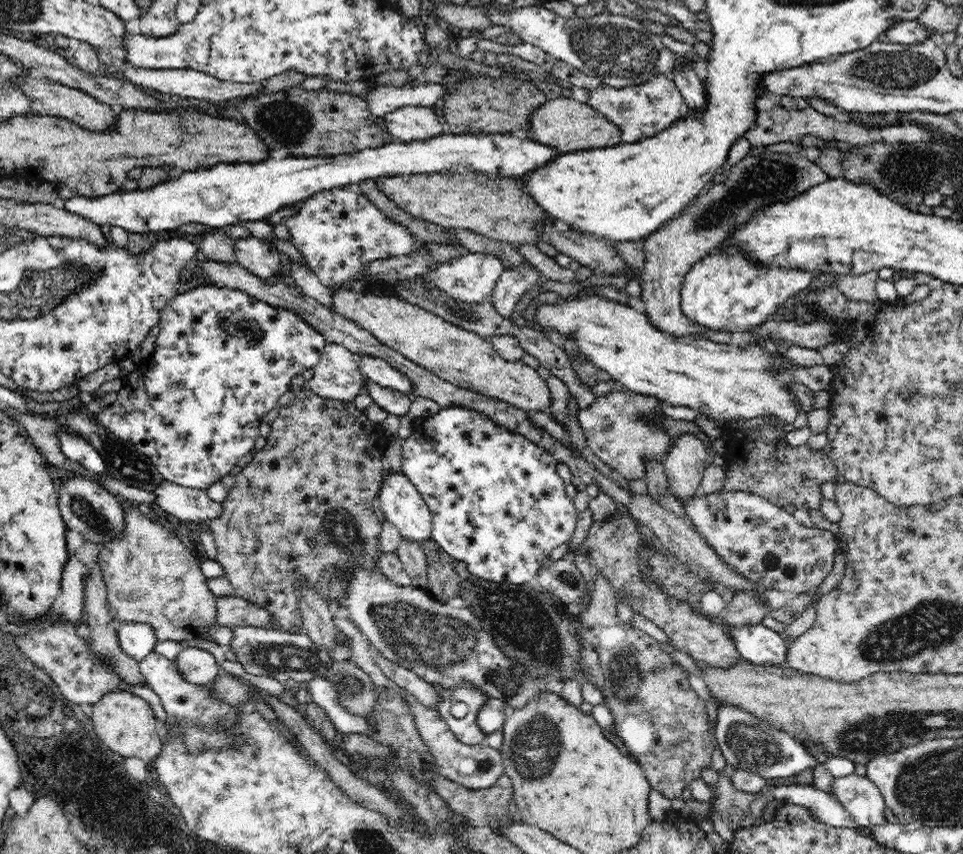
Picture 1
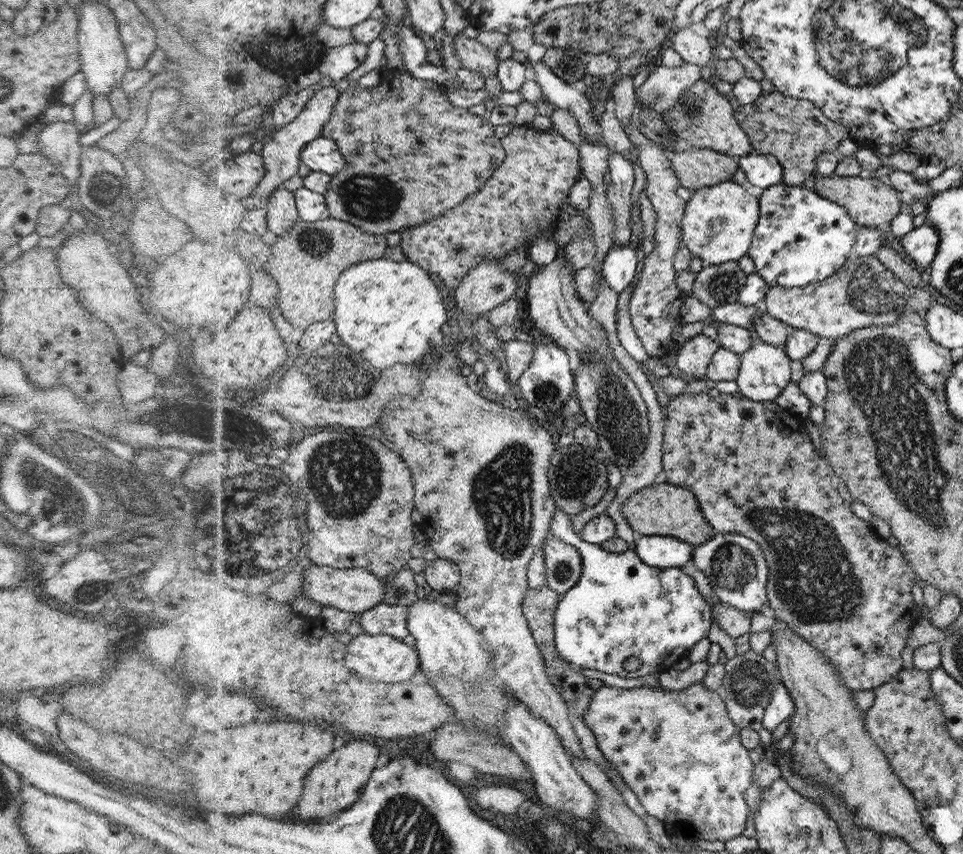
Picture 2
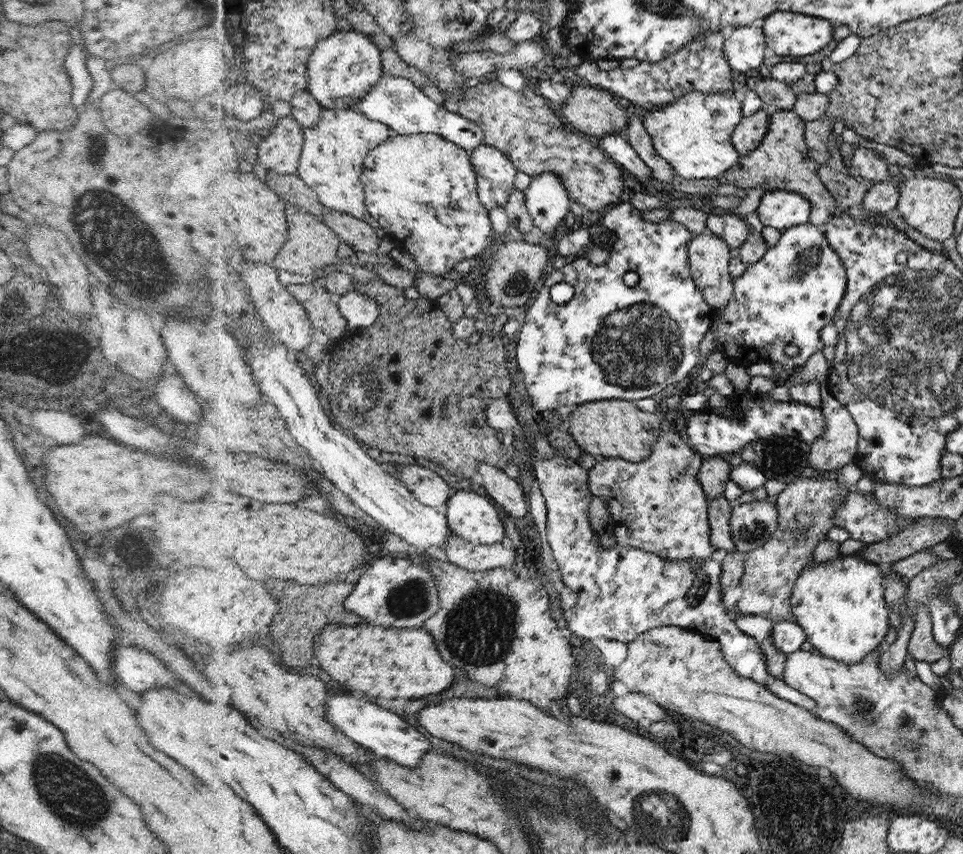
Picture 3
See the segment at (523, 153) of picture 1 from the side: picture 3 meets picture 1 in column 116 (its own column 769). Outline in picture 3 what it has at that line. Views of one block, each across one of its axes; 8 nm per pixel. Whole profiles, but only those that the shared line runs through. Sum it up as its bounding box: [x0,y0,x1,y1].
[757,191,812,231]

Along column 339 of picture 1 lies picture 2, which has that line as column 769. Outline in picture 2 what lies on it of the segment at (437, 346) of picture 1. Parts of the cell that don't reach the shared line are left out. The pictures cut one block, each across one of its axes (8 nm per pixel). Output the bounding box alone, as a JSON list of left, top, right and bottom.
[764,255,935,339]

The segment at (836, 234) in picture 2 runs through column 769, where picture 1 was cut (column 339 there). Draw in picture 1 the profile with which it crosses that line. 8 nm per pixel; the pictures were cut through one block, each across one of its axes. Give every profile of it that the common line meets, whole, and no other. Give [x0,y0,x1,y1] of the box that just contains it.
[283,187,424,288]

